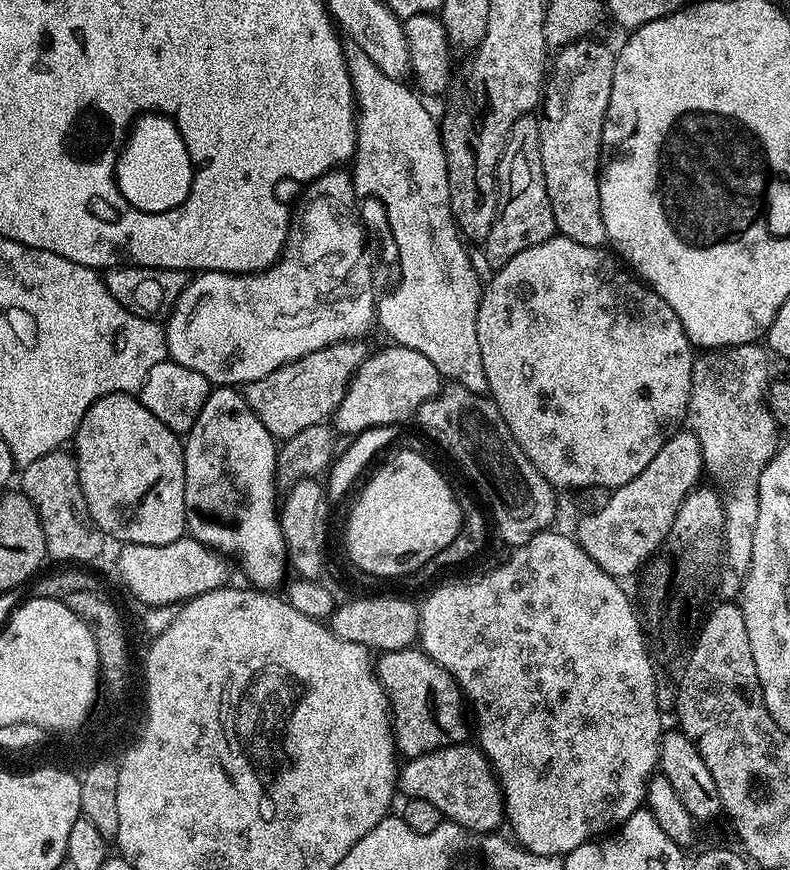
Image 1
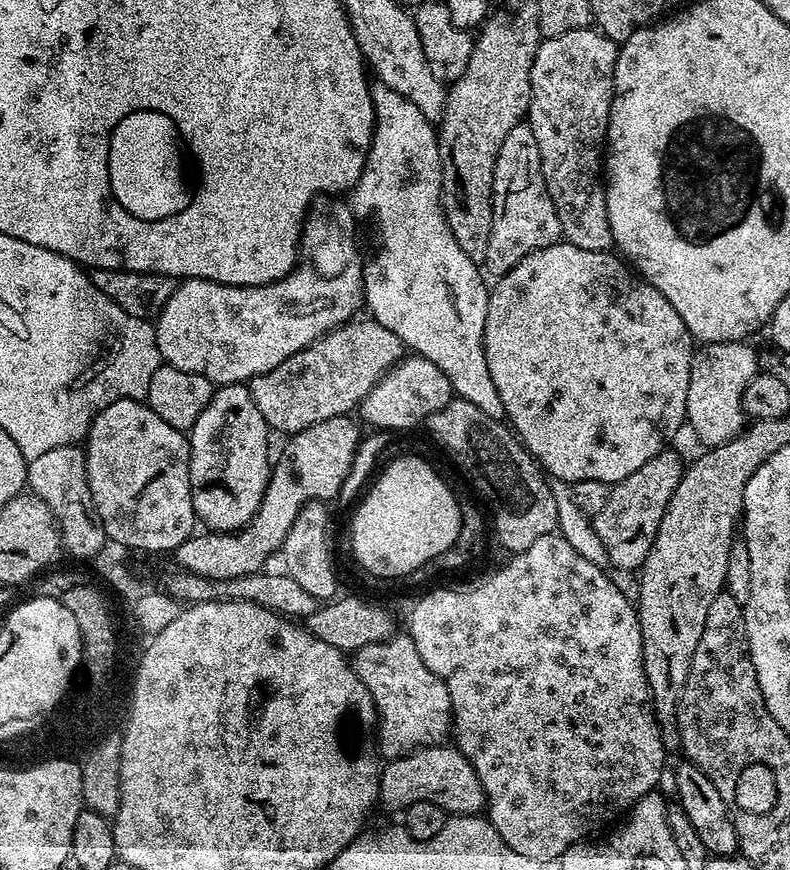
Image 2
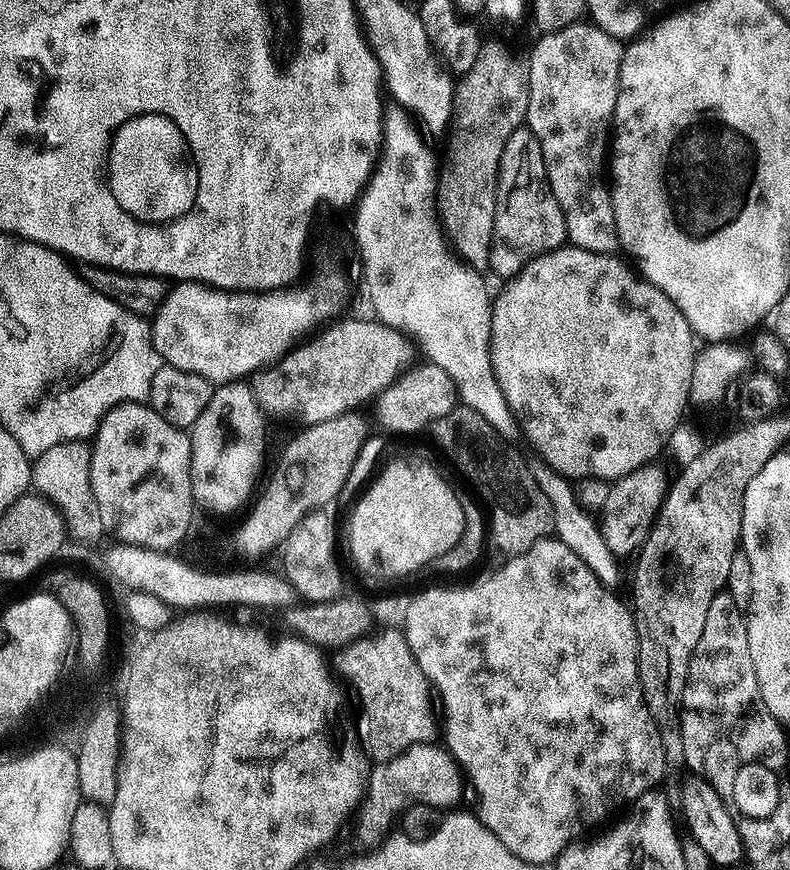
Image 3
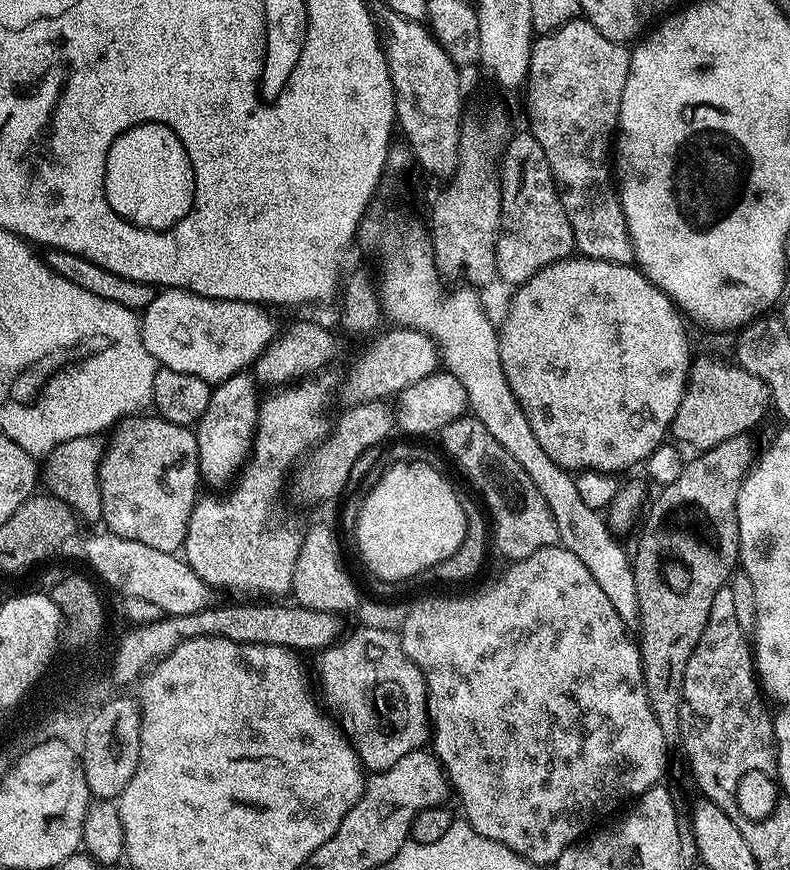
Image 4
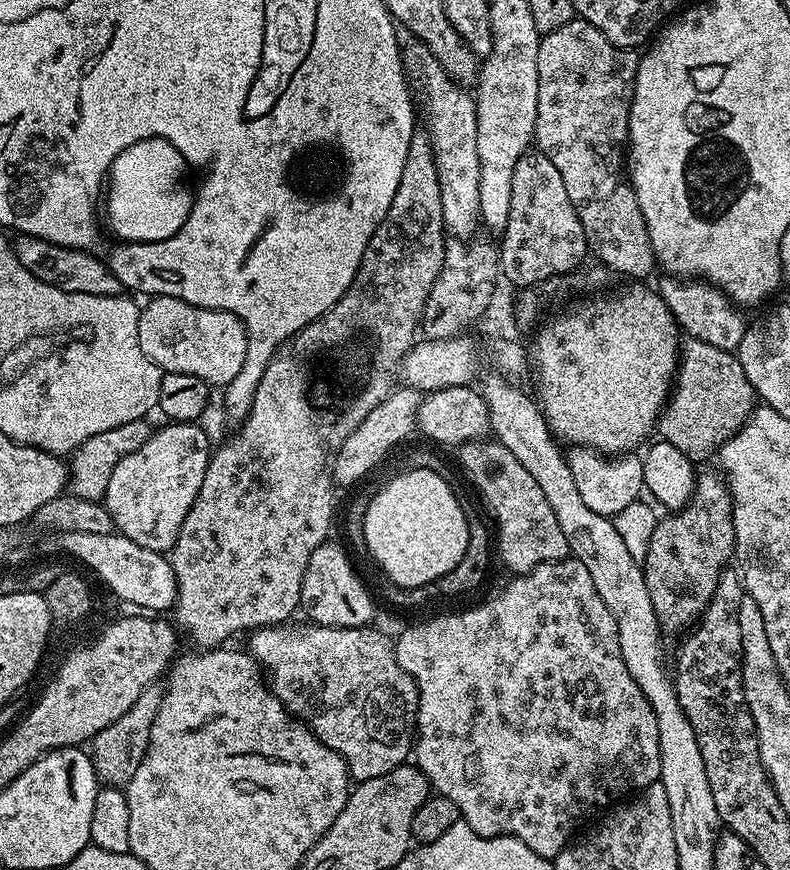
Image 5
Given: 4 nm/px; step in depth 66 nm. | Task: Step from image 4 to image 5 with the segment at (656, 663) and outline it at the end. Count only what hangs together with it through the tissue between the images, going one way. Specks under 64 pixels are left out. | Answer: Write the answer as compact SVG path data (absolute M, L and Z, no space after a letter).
M701 471L688 503L665 515L668 516L665 520L664 517L657 519L642 561L650 603L665 633L683 633L699 621L720 577L729 567L728 559L733 559L736 550L732 496L727 483L717 473L716 476L712 472Z

